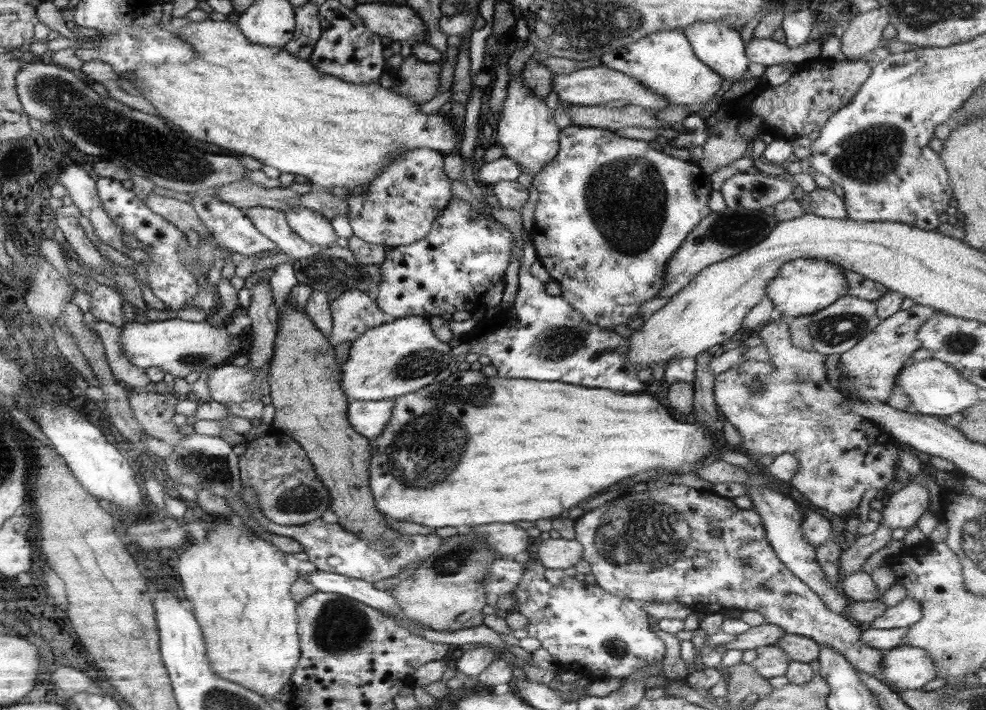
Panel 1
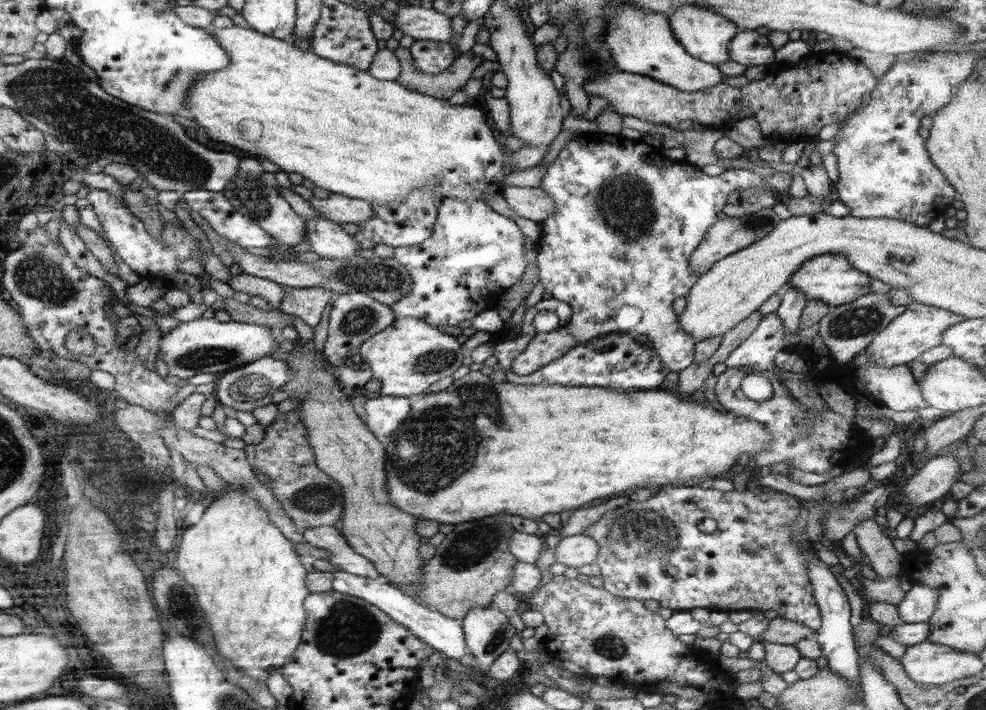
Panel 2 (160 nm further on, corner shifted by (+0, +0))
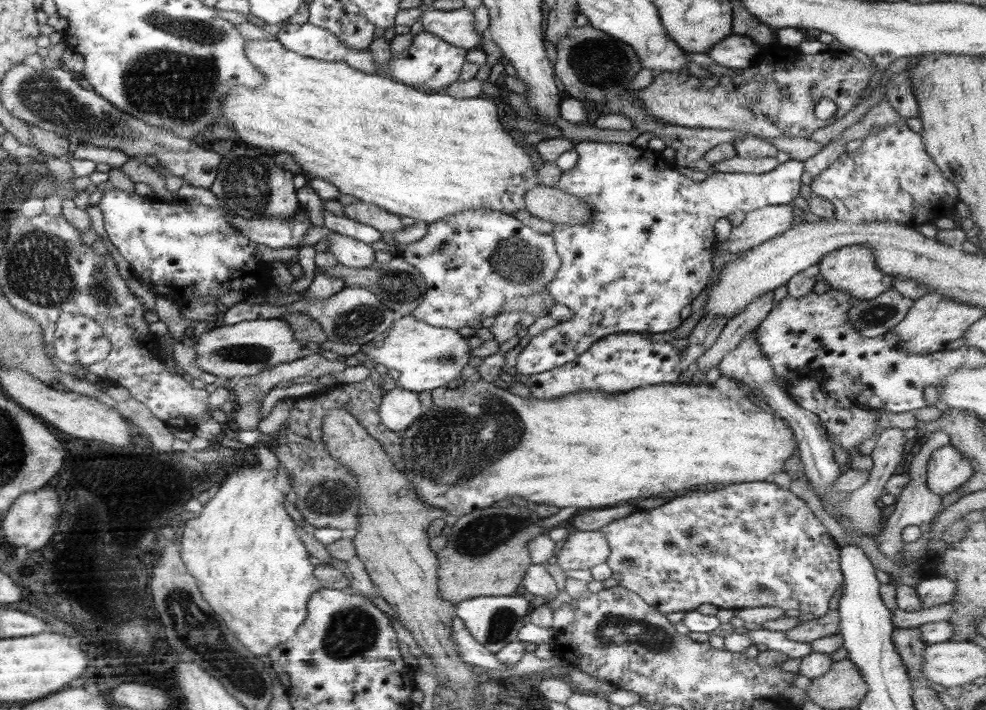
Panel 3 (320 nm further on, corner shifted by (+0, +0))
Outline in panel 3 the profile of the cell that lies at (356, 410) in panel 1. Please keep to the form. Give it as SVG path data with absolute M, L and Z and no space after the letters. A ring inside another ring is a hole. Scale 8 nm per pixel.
M395 386L385 393L378 407L378 416L382 424L387 429L400 432L418 421L426 412L426 408L420 403L418 393L403 386Z

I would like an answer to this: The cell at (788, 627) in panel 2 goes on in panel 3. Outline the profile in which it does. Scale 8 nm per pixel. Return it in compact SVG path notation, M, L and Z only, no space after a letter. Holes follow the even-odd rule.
M829 610L824 616L801 622L785 633L796 642L810 643L813 640L834 635L839 632L840 617L836 610Z

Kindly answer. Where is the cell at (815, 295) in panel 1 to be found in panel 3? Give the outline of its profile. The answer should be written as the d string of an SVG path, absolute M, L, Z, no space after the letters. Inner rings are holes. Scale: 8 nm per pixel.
M852 245L833 250L825 254L820 262L818 276L830 284L832 290L840 290L844 294L850 294L857 301L872 301L874 298L893 290L896 278L890 274L882 274L878 268L873 250L869 246Z

